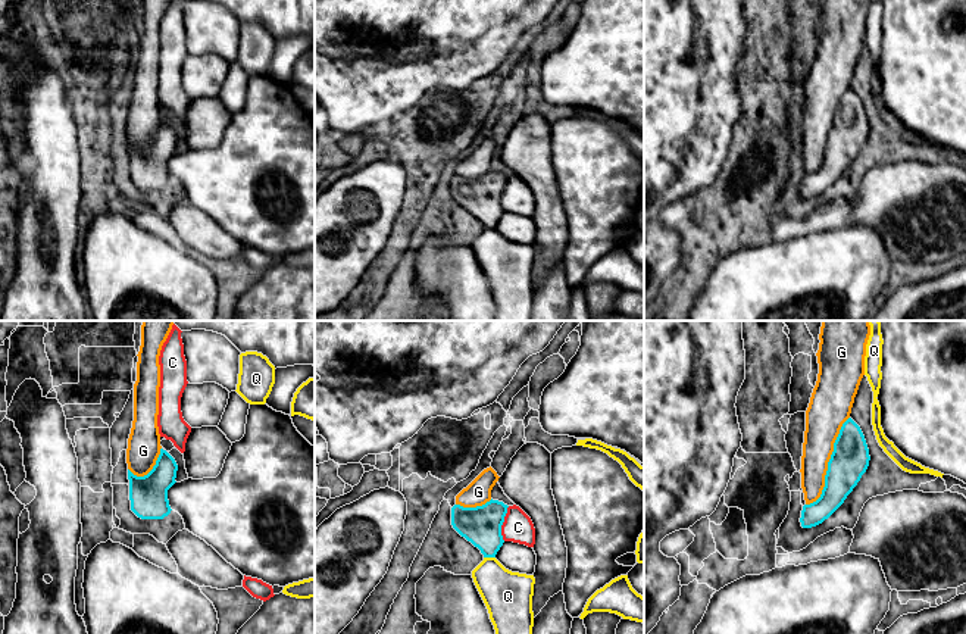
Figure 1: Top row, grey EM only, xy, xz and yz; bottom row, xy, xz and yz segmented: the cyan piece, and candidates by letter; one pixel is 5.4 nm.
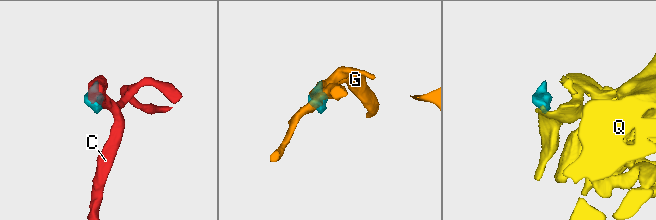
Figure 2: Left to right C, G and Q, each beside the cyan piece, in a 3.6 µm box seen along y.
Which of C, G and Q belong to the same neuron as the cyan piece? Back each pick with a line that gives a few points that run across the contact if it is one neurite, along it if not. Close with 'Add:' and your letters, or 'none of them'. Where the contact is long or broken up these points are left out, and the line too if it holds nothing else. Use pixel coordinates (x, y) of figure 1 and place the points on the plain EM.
Add: G

